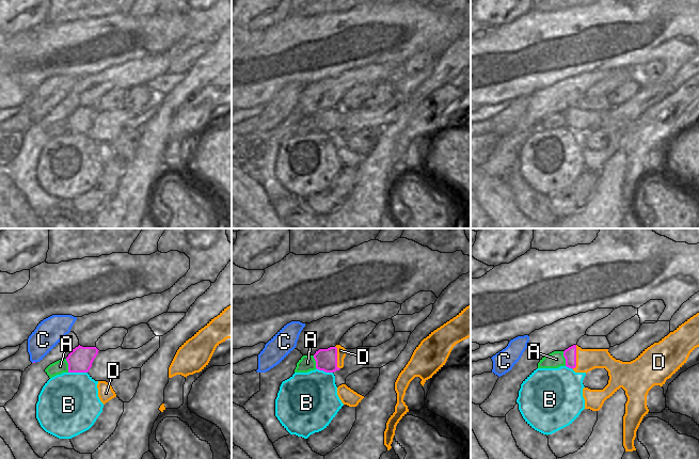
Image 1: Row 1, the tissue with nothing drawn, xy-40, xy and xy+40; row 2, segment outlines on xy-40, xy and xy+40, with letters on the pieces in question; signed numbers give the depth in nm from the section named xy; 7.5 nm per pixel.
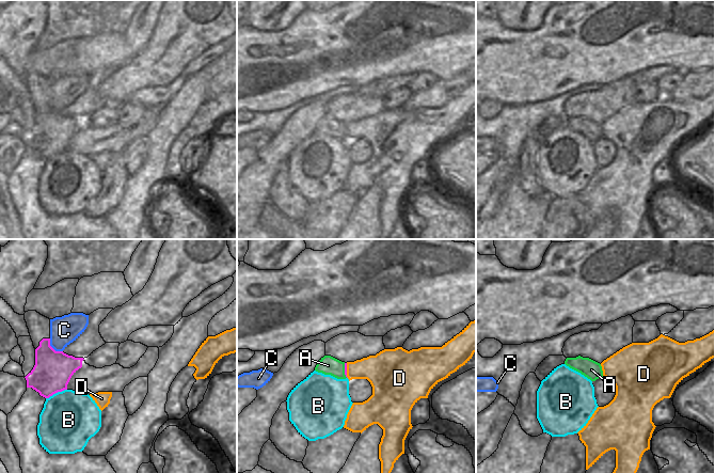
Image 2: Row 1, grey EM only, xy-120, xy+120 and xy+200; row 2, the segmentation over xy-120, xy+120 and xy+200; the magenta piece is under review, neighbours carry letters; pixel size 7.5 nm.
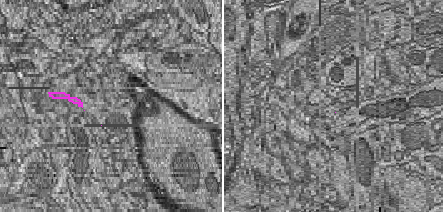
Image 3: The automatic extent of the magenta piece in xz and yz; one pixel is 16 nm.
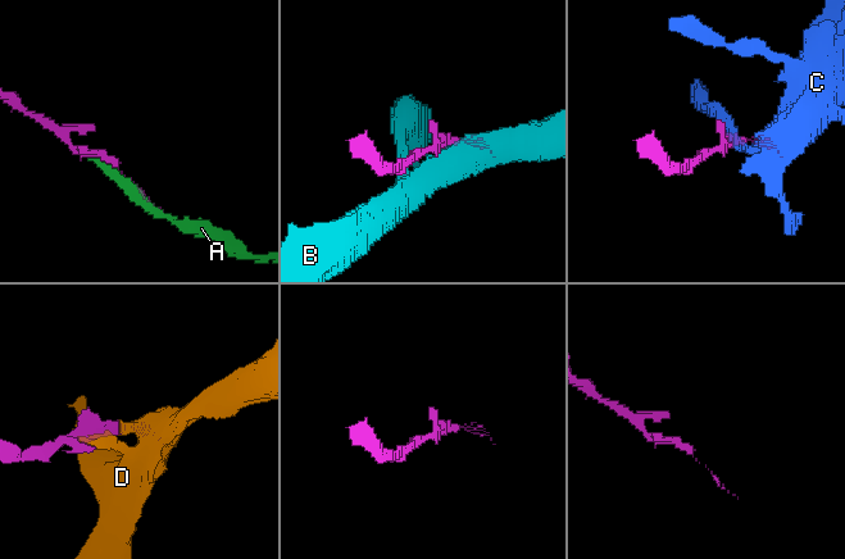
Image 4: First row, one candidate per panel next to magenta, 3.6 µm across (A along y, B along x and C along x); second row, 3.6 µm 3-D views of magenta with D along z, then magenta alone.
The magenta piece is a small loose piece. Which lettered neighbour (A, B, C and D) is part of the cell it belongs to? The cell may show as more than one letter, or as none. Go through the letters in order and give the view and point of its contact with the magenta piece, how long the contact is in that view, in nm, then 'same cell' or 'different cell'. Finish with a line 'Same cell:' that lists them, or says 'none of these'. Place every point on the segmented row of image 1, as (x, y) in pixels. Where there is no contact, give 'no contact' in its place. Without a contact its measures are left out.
A: xy+40 (565, 358) | 110 nm | same cell
B: xy-40 (78, 372) | 140 nm | different cell
C: no contact | different cell
D: xy+40 (575, 358) | 190 nm | different cell
Same cell: A

